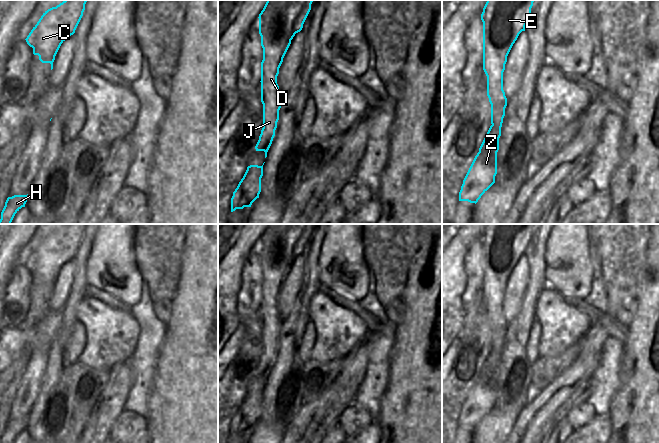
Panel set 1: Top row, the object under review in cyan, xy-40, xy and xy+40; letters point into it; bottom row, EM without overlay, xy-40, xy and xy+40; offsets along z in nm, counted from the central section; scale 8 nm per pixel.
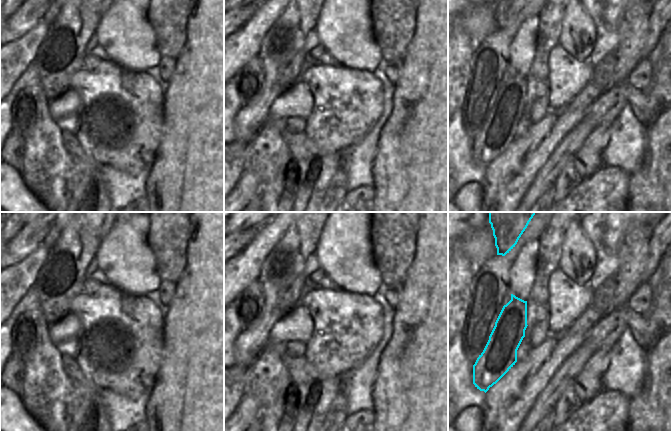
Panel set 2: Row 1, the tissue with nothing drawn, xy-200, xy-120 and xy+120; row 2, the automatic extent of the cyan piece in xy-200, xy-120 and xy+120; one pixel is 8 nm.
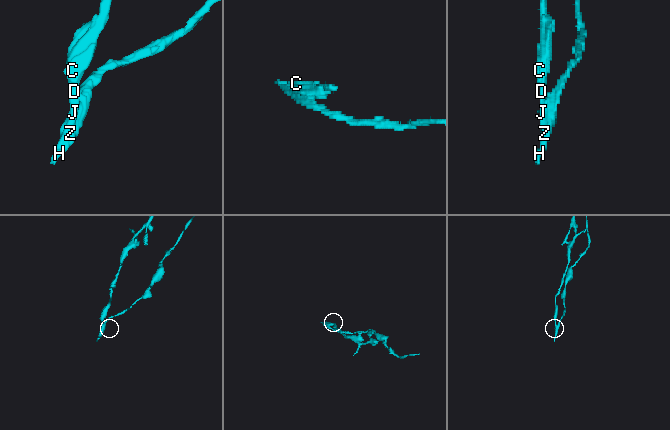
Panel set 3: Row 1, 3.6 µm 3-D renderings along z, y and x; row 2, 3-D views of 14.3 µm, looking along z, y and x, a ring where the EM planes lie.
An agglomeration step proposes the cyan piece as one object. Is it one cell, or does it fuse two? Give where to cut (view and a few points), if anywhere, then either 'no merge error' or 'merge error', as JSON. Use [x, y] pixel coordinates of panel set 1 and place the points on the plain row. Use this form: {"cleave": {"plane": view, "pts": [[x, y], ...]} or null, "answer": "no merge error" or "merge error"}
{"cleave": {"plane": "xy", "pts": [[271, 364], [256, 373]]}, "answer": "merge error"}

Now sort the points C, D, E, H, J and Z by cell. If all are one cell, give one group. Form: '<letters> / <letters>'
C D E J / H Z

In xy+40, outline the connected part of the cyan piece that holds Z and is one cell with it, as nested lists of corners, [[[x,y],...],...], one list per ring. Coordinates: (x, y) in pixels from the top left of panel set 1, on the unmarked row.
[[[496,347],[492,348],[463,404],[459,425],[476,428],[495,407],[500,360],[501,352]]]

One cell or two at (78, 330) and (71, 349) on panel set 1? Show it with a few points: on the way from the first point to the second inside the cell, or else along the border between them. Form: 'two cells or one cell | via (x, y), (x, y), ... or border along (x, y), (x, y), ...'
one cell | via (78, 335), (75, 344)

